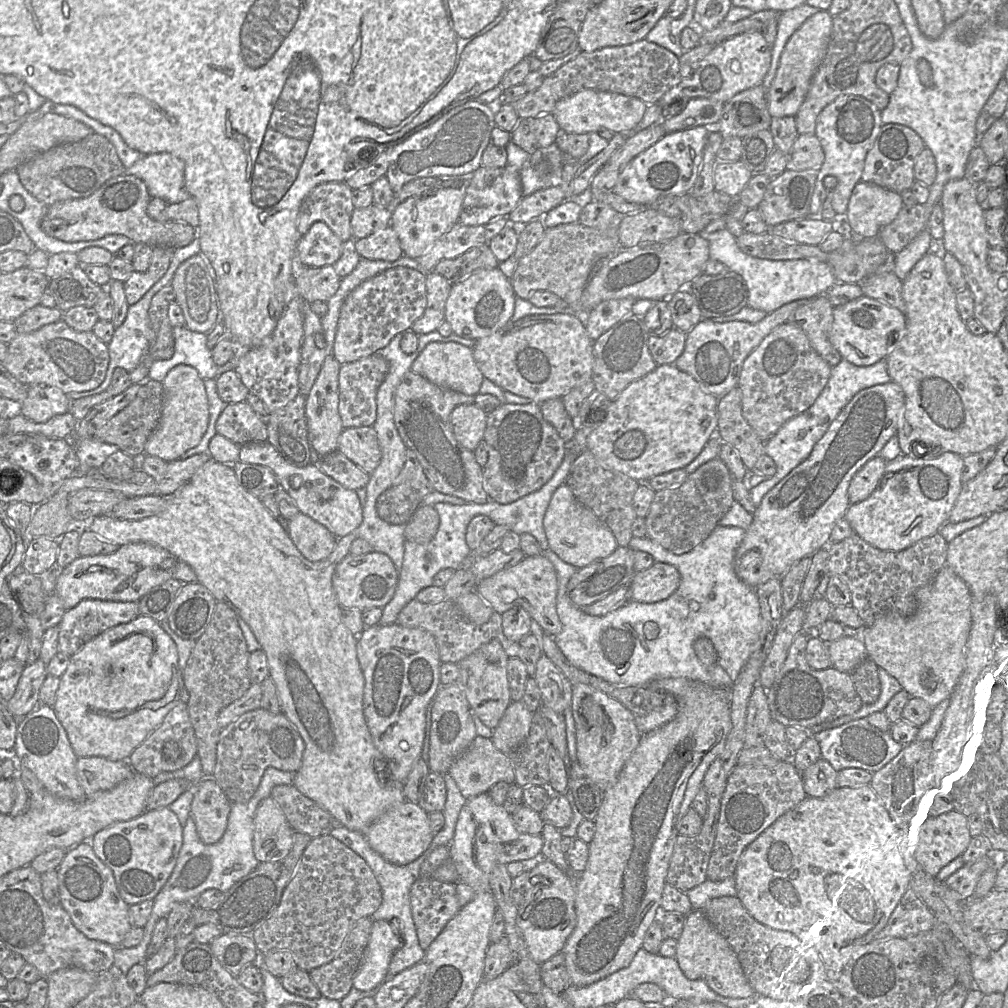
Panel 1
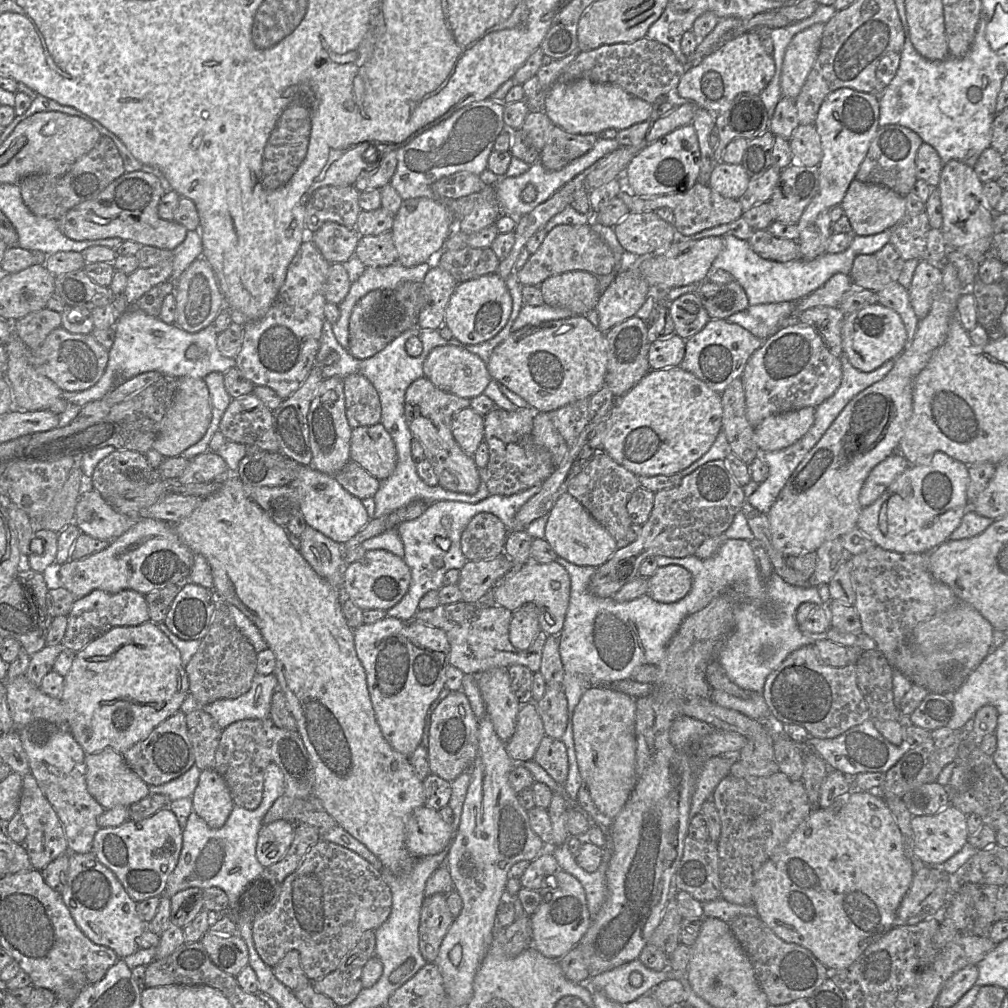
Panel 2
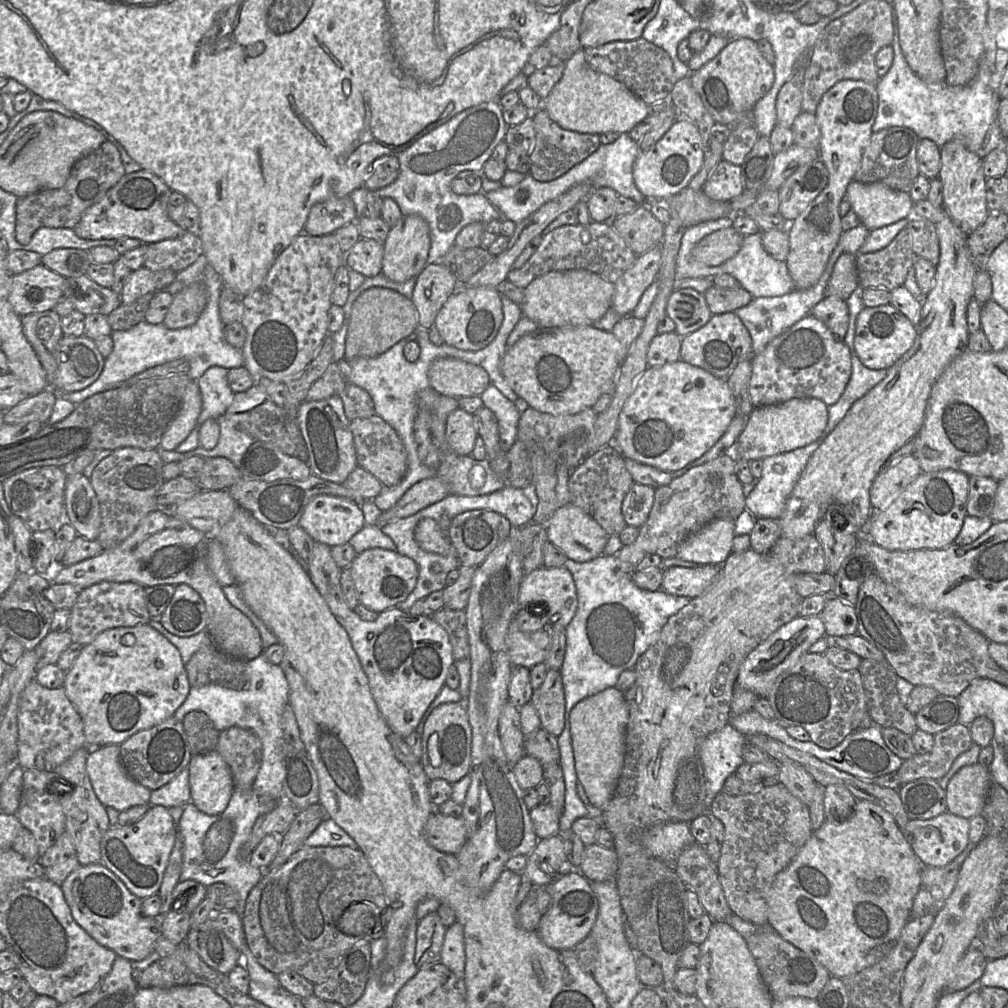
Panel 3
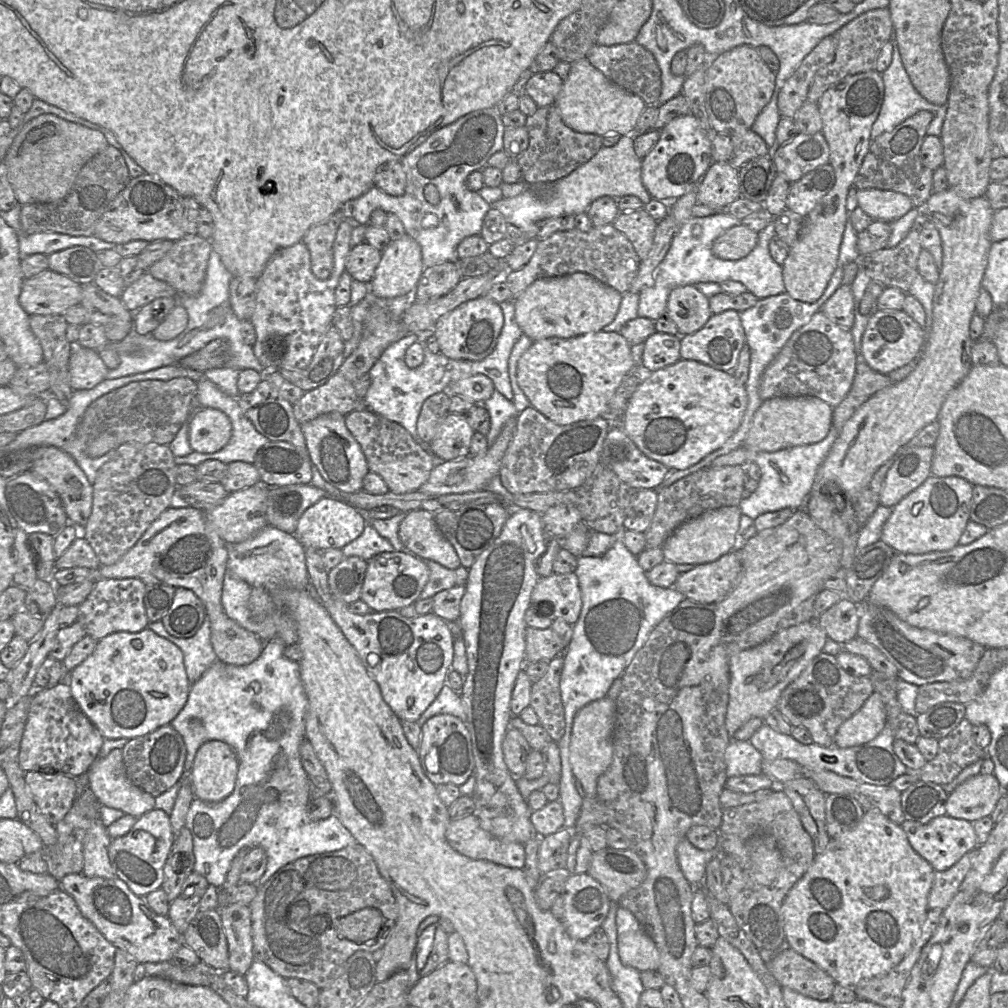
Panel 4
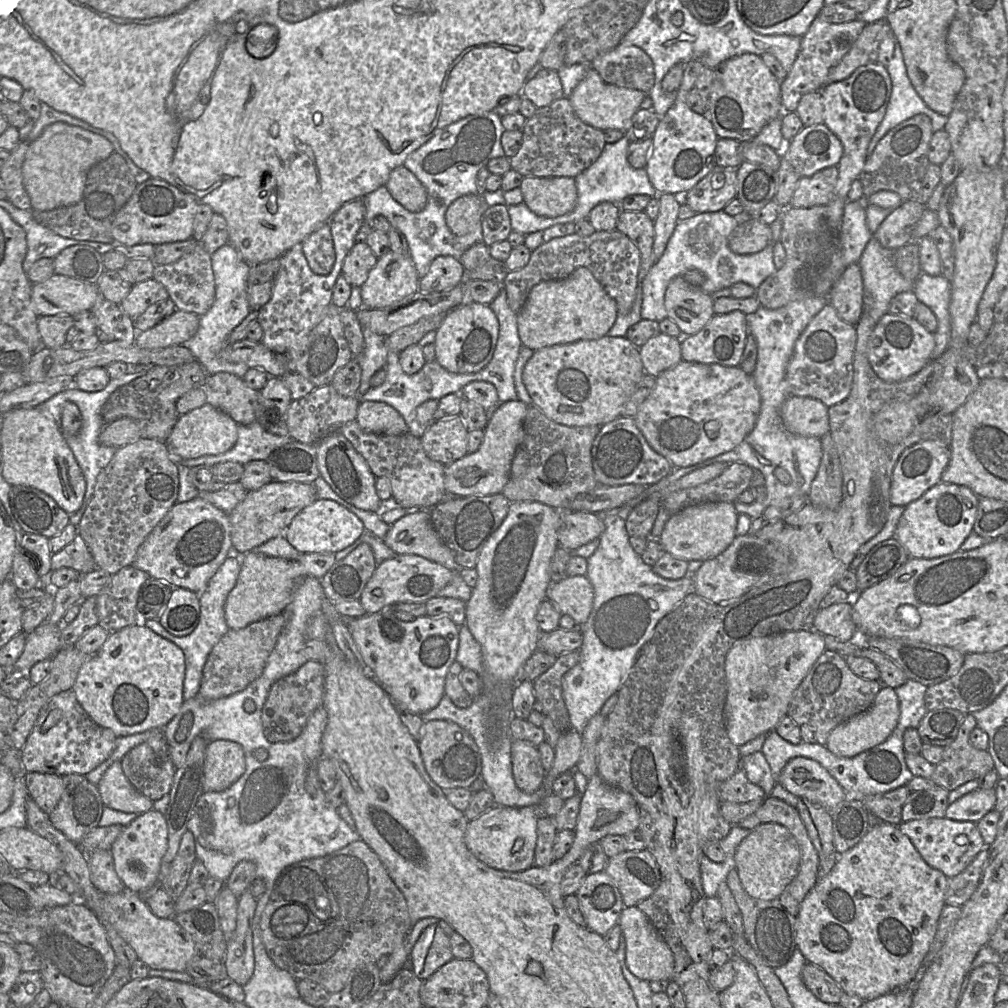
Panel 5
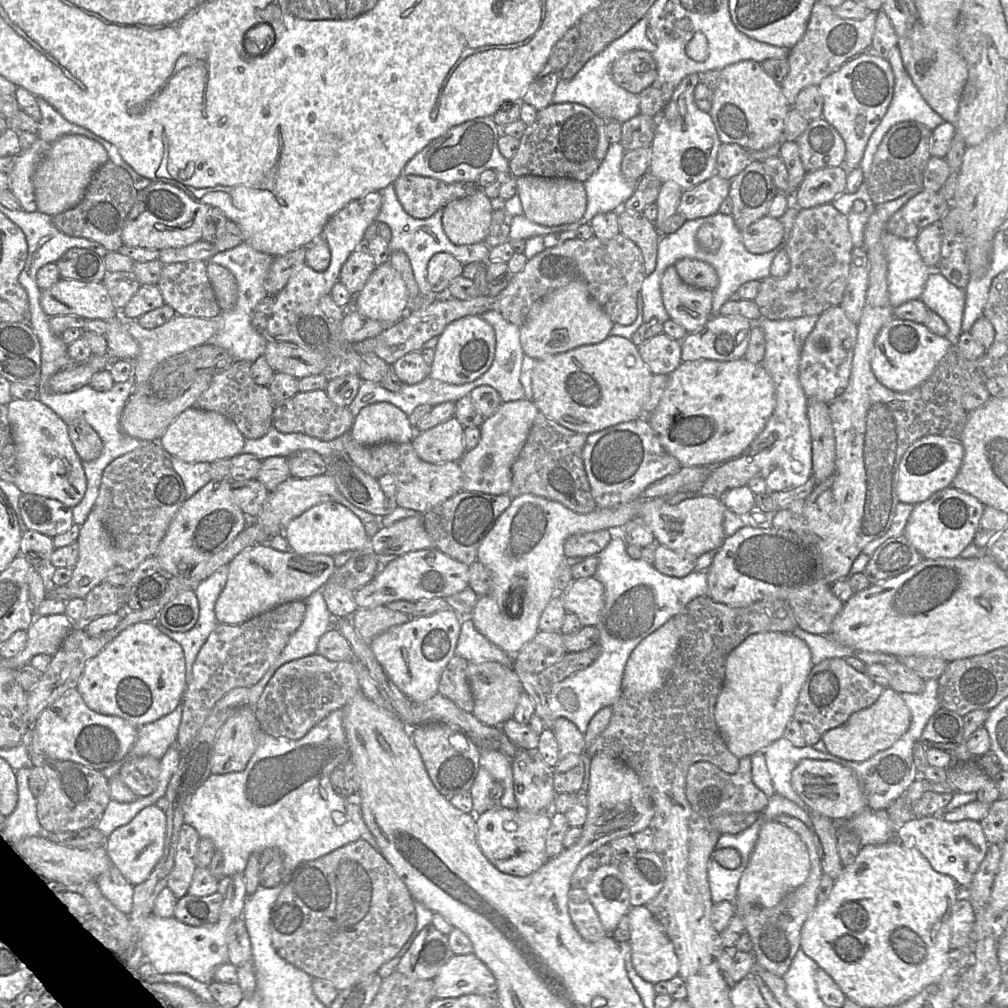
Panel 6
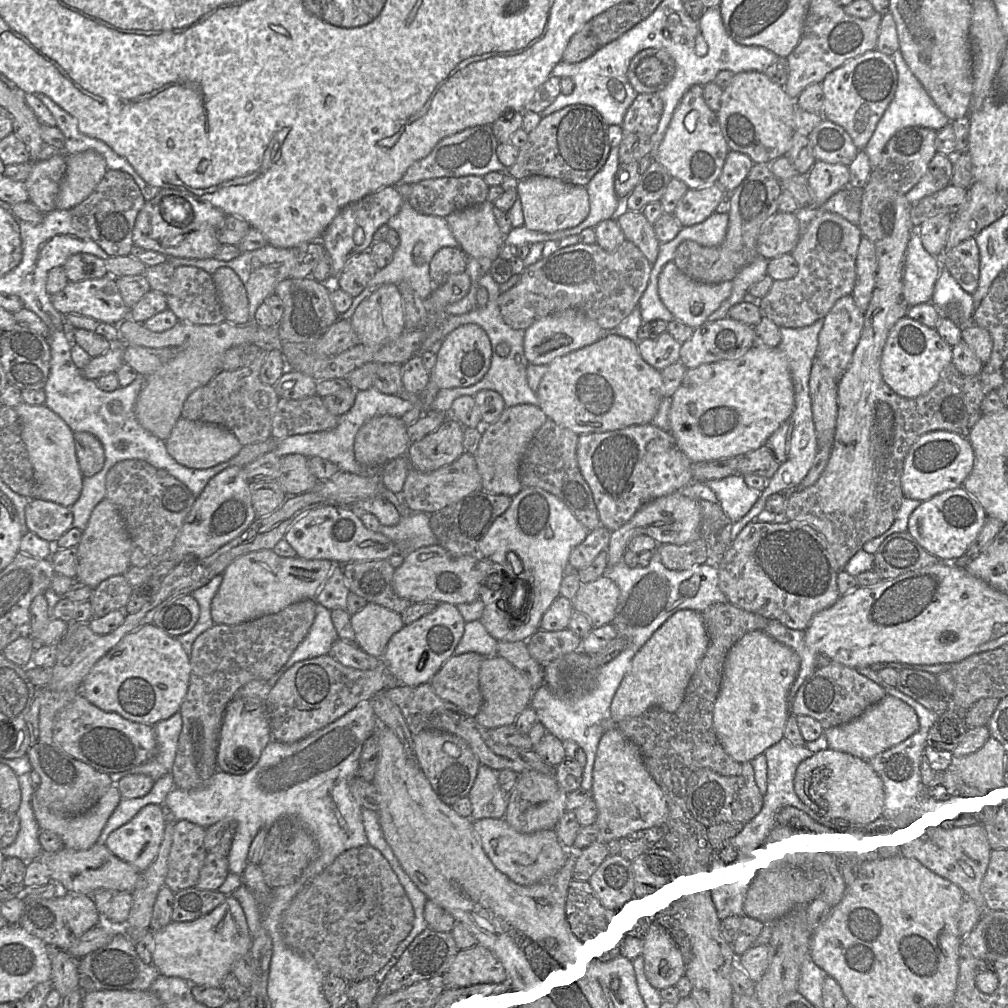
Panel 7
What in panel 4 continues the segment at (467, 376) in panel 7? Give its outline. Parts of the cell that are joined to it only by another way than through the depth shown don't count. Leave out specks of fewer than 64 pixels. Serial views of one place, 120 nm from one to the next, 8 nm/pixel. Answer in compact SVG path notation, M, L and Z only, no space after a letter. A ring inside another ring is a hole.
M484 296L469 300L439 318L434 326L434 335L440 353L456 360L480 361L494 350L503 327L500 305Z

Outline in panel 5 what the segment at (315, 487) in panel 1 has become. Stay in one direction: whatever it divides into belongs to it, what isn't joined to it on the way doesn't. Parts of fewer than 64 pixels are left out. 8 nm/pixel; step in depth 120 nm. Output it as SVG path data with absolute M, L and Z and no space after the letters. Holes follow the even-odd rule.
M317 498L294 517L284 536L301 554L335 554L353 544L365 531L362 521L345 507L333 500Z

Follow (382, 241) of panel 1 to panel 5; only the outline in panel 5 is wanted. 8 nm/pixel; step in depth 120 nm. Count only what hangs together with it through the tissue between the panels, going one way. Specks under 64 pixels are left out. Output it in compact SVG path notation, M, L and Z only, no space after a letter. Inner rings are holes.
M356 242L344 260L342 275L352 288L361 288L376 265L377 259L369 245Z

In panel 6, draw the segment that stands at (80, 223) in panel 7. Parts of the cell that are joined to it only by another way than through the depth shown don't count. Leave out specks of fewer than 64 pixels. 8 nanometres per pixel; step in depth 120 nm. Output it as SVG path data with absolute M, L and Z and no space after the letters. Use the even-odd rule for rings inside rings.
M108 159L93 174L83 200L76 207L51 216L52 222L57 229L68 236L96 241L107 251L115 252L123 245L121 233L137 194L130 174Z

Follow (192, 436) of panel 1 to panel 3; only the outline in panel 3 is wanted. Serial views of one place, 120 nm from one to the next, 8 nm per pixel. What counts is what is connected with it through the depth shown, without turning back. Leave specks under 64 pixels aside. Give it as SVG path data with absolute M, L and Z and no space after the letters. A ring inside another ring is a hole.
M197 381L187 386L180 409L164 432L160 447L174 451L188 437L197 424L202 410L202 396Z

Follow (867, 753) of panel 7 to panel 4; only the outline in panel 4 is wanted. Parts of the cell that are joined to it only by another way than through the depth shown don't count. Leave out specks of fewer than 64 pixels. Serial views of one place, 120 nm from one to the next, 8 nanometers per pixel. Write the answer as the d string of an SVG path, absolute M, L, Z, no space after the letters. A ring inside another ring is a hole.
M873 692L860 710L837 730L834 745L839 748L859 746L873 740L886 725L886 710L879 693Z

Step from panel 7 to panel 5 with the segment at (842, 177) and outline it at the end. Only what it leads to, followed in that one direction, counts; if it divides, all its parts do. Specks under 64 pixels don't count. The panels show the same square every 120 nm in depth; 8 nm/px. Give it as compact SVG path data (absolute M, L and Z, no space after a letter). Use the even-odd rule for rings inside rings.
M837 166L824 168L812 176L801 177L793 193L791 206L810 208L827 205L833 197L837 179Z

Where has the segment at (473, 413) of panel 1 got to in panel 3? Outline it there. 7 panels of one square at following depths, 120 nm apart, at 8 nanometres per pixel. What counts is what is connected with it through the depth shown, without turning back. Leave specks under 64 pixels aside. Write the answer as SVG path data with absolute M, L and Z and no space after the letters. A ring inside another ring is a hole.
M461 408L452 411L446 420L445 434L447 445L453 453L459 456L470 455L478 436L473 414Z

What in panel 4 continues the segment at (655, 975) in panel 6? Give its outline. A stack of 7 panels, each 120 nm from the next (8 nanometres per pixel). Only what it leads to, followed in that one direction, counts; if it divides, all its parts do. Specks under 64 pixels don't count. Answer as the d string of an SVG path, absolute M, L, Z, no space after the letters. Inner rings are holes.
M619 907L616 925L621 962L639 972L658 970L659 951L636 917L629 910Z

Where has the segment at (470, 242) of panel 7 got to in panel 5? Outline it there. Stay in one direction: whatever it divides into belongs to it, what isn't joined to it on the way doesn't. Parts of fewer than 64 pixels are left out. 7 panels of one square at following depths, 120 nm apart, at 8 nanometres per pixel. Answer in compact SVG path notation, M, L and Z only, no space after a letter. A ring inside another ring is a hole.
M480 194L462 196L447 209L446 224L454 235L466 235L482 222L487 207Z

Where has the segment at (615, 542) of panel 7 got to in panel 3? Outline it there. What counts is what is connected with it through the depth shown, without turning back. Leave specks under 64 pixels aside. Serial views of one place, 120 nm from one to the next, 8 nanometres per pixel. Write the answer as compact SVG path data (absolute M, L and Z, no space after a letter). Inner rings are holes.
M720 518L688 536L676 557L698 565L721 566L733 551L735 520Z

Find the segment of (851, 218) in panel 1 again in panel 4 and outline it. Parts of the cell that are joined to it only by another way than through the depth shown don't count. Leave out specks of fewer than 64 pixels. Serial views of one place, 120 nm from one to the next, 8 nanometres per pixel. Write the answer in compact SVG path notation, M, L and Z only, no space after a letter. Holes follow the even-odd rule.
M857 189L856 197L858 207L874 221L890 223L915 207L910 197L892 190Z

